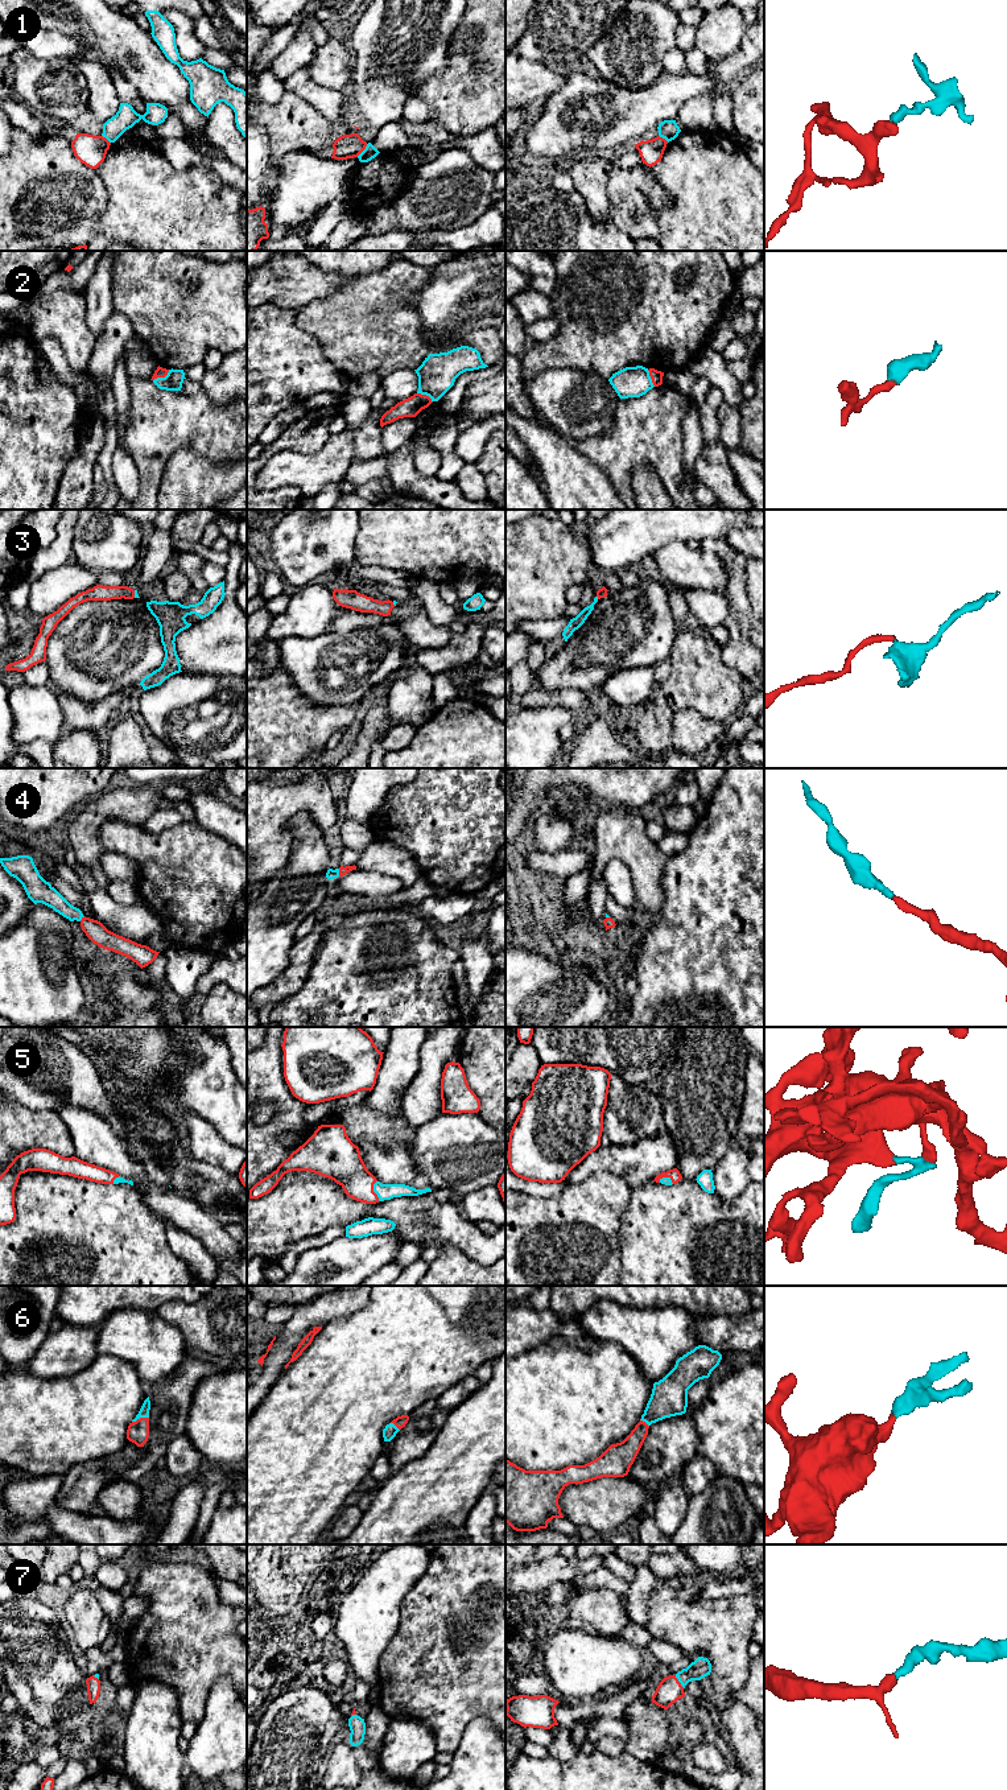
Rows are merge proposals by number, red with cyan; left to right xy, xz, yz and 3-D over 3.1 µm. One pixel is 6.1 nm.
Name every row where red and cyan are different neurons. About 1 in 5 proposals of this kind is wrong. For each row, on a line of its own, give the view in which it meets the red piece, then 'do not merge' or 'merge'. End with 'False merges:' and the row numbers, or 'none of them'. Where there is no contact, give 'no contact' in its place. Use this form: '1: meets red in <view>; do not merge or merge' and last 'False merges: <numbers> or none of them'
1: meets red in xz; do not merge
2: meets red in xy; merge
3: meets red in xy; merge
4: meets red in xz; merge
5: meets red in xz; merge
6: meets red in xy; merge
7: meets red in yz; merge
False merges: 1

